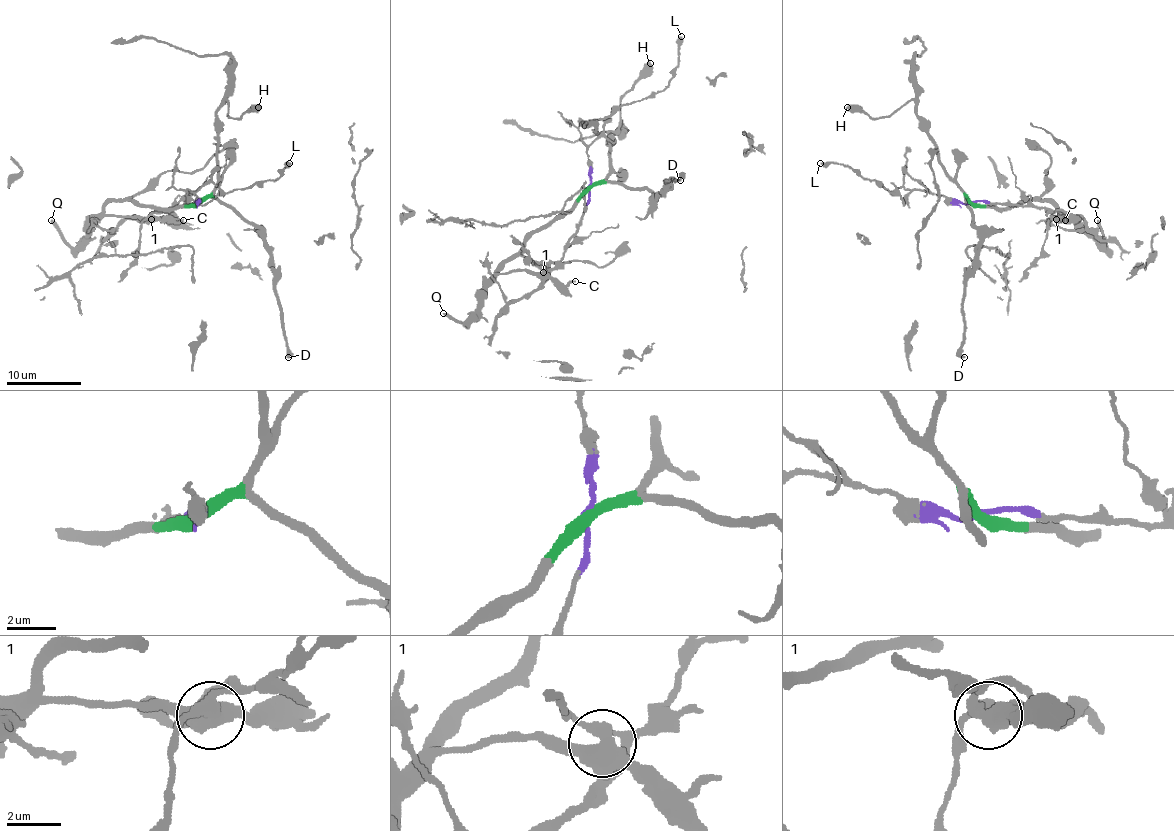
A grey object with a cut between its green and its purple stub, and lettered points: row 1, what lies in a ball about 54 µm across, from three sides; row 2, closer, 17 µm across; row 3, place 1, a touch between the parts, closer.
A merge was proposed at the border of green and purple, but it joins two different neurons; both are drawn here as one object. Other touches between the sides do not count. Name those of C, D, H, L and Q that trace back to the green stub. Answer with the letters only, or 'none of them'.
C, D, H, Q

